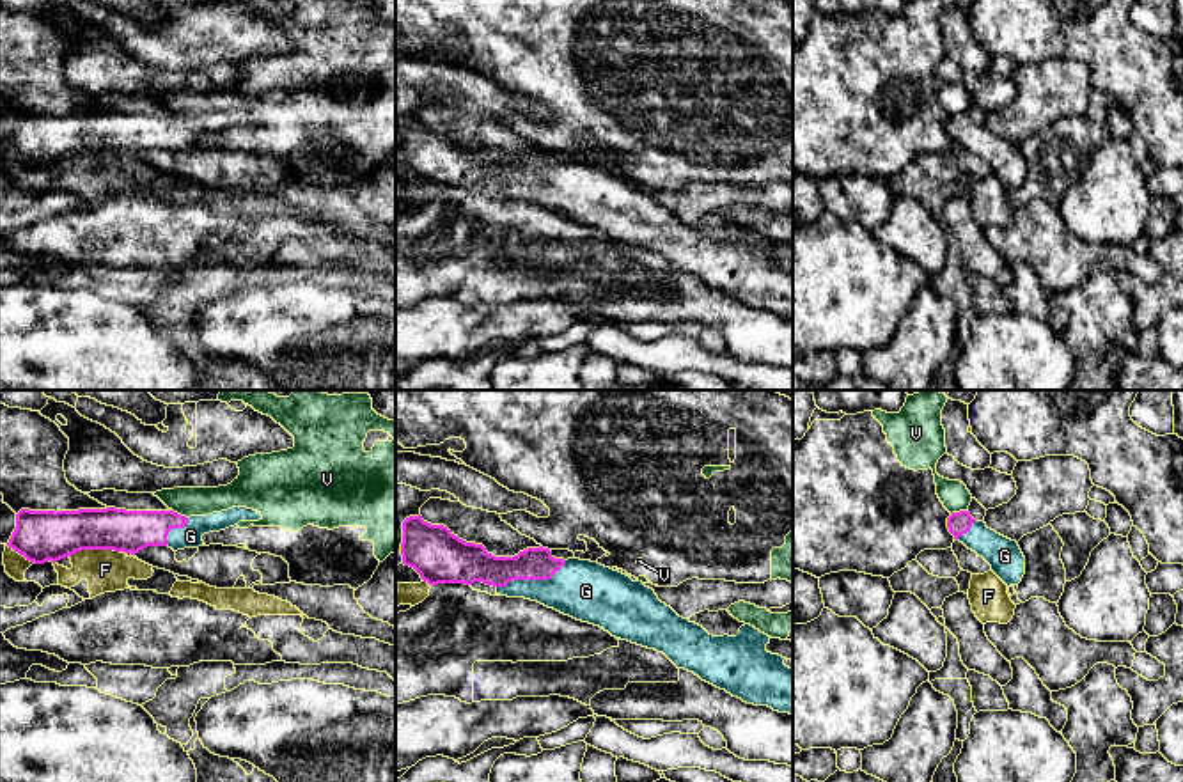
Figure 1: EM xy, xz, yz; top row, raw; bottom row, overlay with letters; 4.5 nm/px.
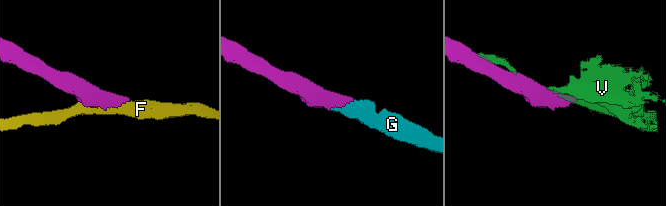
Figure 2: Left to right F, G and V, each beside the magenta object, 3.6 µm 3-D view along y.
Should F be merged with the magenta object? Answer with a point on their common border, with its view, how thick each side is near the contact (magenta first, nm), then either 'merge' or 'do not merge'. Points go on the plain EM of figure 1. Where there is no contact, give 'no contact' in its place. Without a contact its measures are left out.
contact xy (94, 151); calibres 240 and 190 nm; do not merge

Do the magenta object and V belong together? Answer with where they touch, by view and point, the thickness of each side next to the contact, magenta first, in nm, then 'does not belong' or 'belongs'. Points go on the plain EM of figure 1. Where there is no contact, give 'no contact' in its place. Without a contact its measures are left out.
xy (180, 117) | 190/130 nm | does not belong

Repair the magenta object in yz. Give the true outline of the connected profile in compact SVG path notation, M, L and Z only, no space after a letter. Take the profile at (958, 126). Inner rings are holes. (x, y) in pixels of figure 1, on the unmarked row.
M968 113L952 115L947 131L956 144L983 160L1007 190L1022 184L1025 160L1016 144L988 131L984 124L975 124Z

